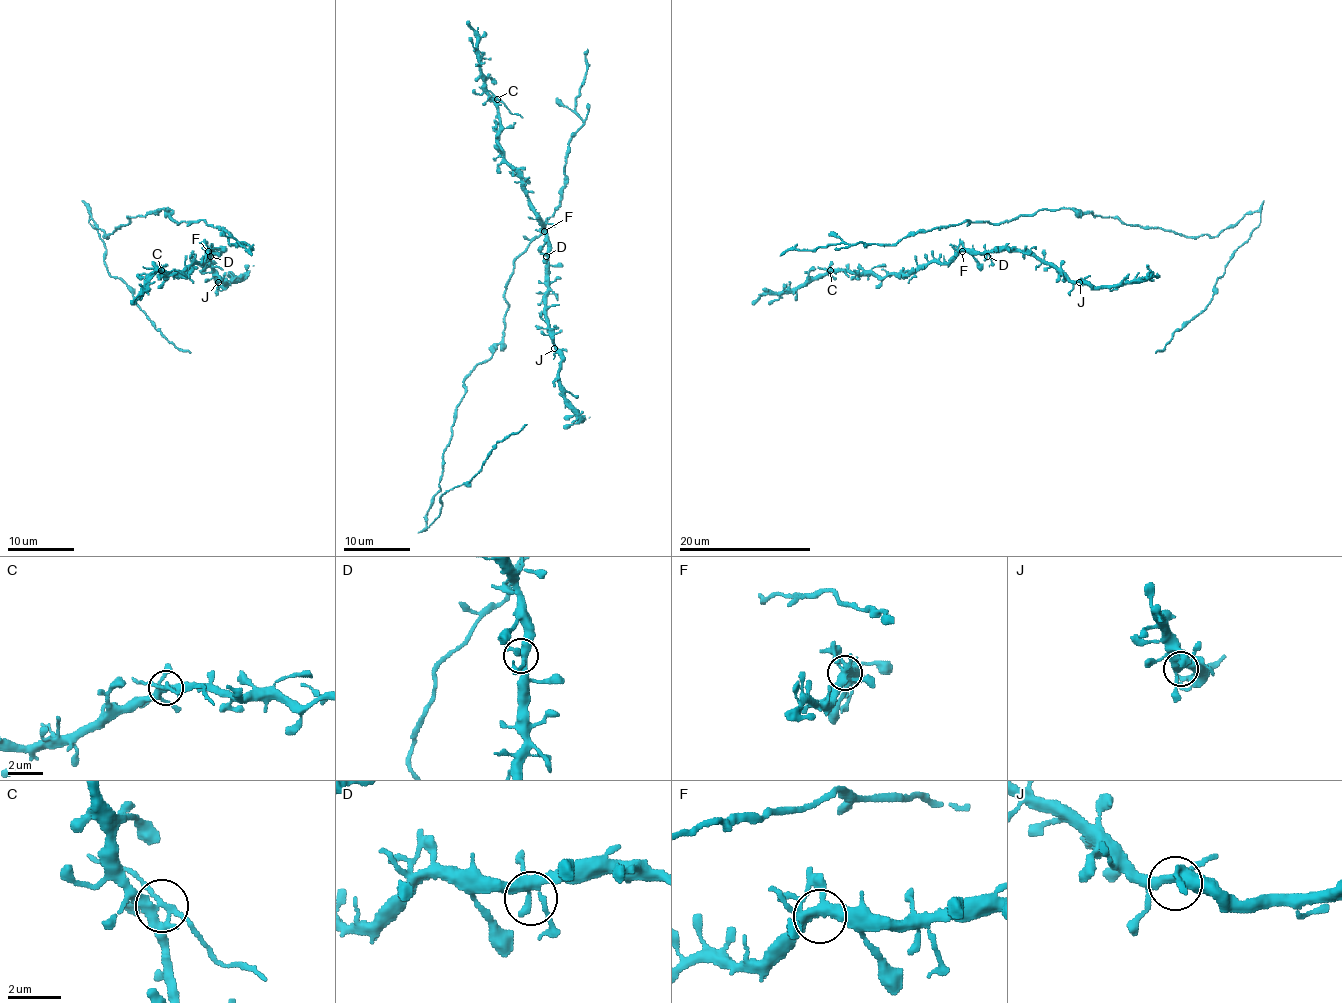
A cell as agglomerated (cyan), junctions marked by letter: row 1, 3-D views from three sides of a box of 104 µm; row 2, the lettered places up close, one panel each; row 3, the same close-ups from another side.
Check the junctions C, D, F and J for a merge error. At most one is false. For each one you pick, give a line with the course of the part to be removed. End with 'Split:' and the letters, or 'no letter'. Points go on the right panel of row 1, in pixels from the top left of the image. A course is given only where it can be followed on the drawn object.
C: course (830, 271), (845, 271), (848, 277)
Split: C

